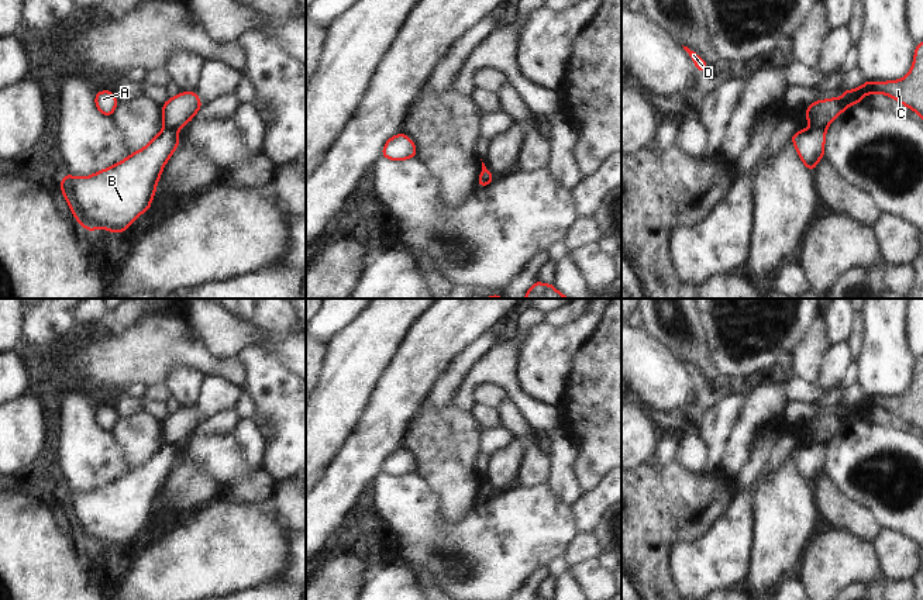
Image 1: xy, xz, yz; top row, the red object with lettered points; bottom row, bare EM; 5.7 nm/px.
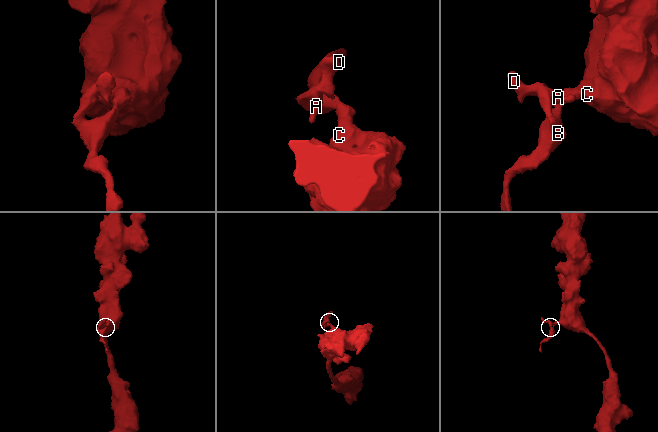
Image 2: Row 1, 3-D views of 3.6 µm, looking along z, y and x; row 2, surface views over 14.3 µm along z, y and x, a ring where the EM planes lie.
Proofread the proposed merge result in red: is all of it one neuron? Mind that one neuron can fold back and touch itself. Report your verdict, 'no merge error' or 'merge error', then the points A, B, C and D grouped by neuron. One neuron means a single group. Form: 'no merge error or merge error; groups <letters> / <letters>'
merge error; groups A B D / C

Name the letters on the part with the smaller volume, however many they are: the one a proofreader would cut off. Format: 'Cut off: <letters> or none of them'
Cut off: A, B, D.

